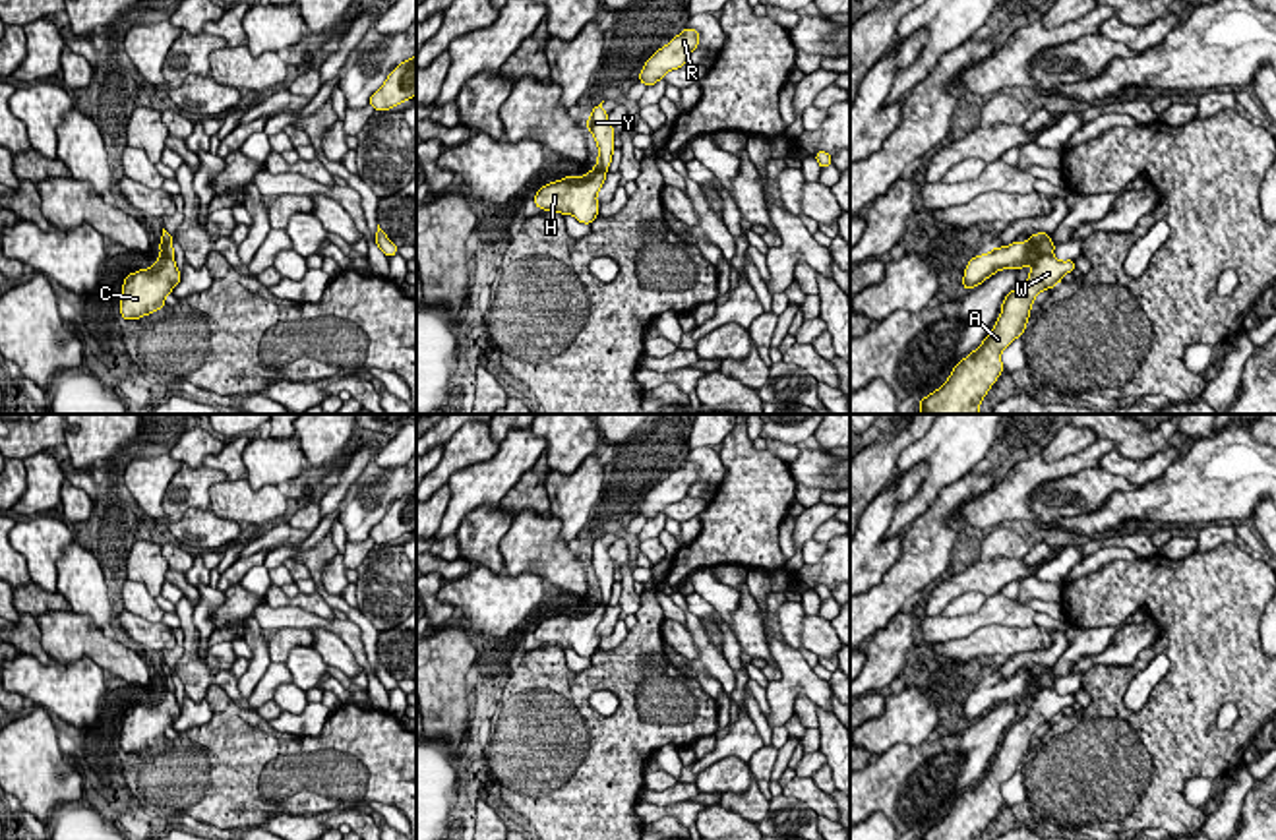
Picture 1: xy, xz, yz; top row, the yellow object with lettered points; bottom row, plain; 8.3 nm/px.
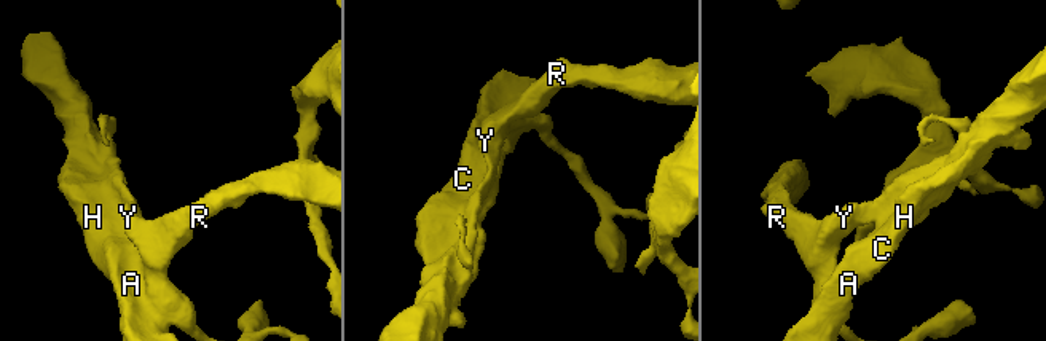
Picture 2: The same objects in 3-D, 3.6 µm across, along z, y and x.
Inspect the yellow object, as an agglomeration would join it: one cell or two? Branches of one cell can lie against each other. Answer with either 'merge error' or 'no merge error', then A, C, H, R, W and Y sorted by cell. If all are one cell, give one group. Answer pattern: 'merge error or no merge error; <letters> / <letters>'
merge error; A C H W / R Y

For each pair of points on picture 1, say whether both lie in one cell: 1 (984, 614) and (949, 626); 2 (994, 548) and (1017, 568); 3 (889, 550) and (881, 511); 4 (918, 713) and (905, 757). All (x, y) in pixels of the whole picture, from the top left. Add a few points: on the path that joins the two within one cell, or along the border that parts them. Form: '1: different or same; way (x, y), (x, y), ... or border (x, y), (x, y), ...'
1: same; way (976, 620), (957, 626)
2: different; border (1023, 556), (980, 560)
3: same; way (878, 546), (876, 523)
4: different; border (924, 740), (895, 744), (874, 757)

